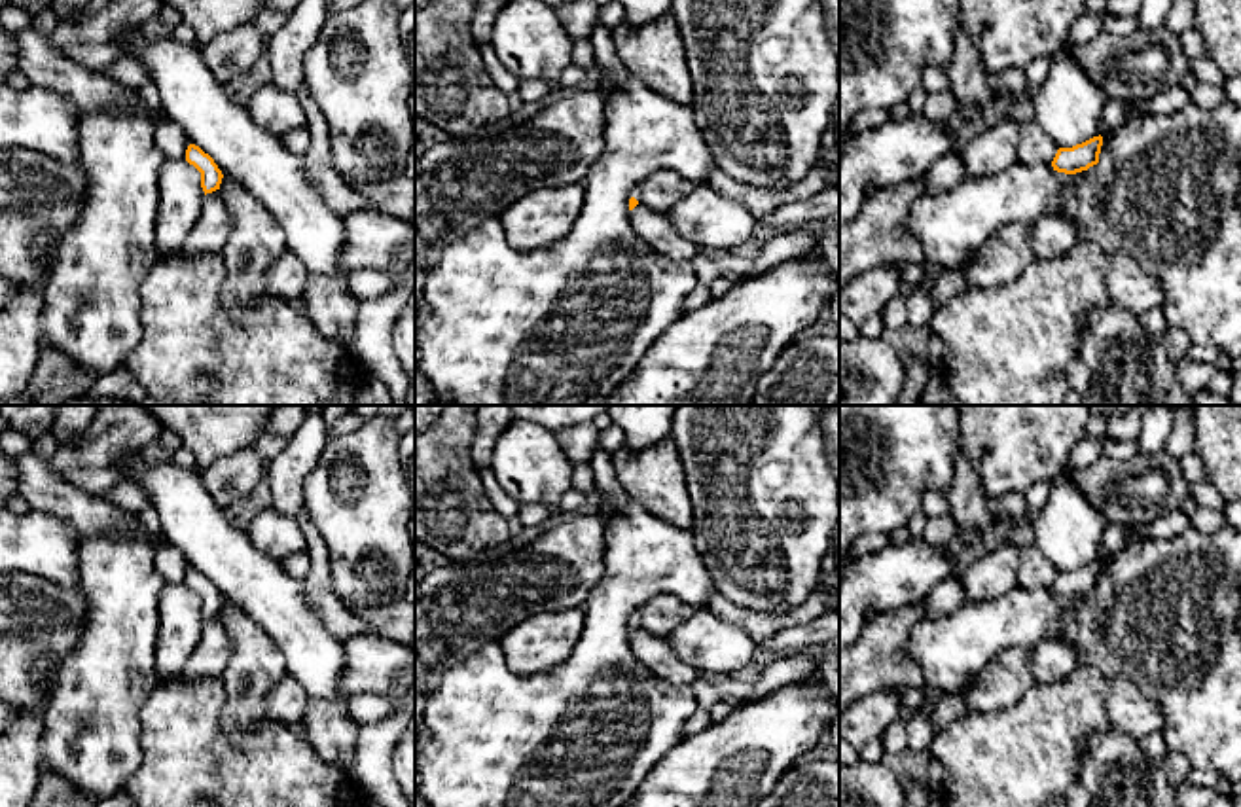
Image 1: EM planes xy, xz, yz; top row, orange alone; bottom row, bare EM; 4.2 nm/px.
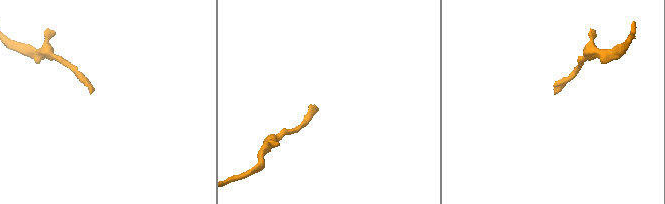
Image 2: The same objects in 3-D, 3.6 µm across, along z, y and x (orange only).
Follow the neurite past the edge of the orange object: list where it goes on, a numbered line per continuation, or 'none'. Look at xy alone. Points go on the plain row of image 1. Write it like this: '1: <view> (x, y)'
none

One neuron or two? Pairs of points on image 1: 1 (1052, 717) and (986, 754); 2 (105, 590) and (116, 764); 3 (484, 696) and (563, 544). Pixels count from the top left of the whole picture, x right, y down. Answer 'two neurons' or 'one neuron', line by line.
1: one neuron
2: one neuron
3: two neurons

